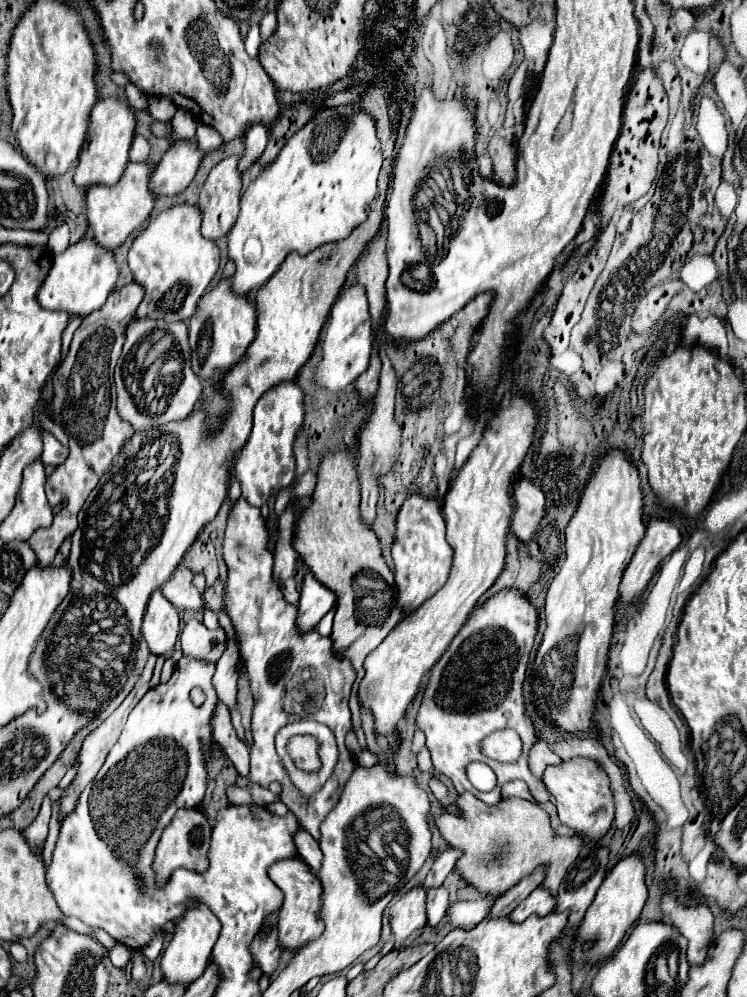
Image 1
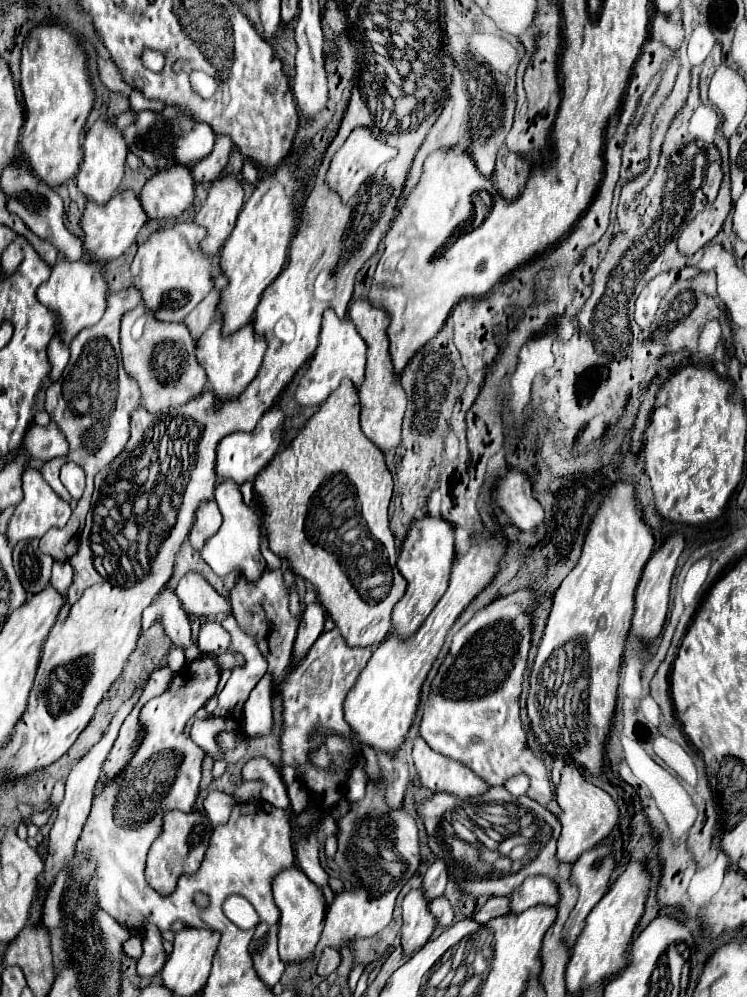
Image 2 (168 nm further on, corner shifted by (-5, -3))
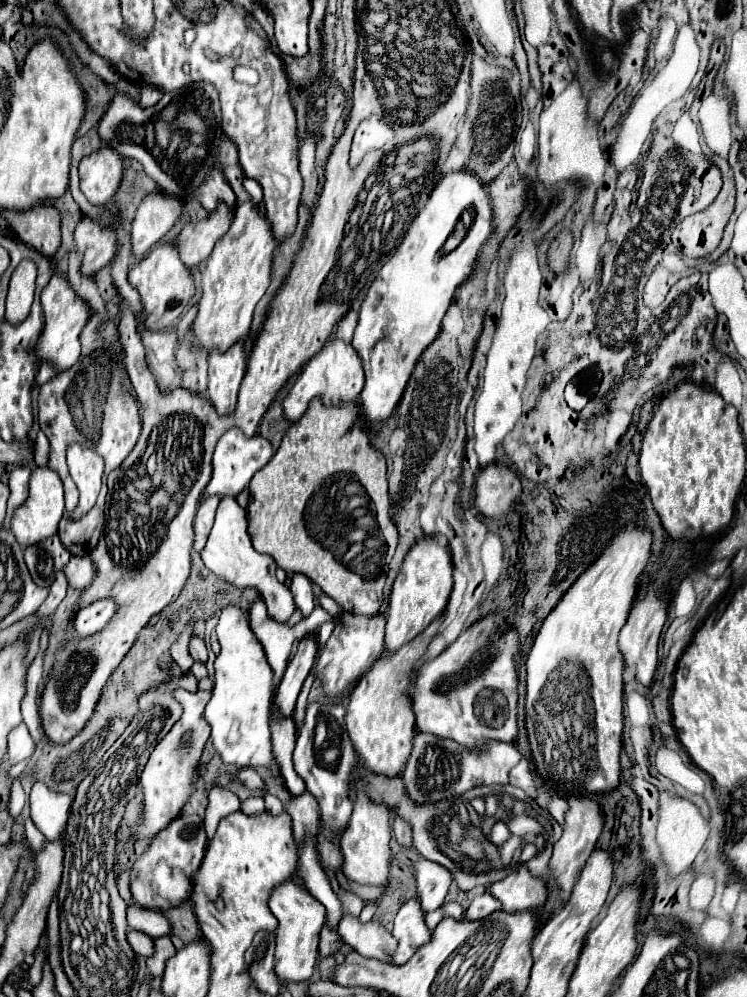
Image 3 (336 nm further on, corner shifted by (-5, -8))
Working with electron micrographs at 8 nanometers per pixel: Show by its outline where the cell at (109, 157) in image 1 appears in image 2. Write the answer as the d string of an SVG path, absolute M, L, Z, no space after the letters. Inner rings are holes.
M99 118L89 128L89 132L85 134L85 140L83 140L83 160L81 160L81 166L79 166L77 176L75 176L81 194L87 200L93 200L97 204L105 204L117 192L117 188L121 184L127 154L129 154L129 150L127 150L127 144L123 140L123 134L113 126L113 120Z

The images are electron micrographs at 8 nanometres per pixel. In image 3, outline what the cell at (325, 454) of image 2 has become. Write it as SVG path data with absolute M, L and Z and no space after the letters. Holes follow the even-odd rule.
M321 399L309 403L307 413L289 427L273 459L251 479L251 499L247 505L249 533L259 553L271 555L287 573L301 573L337 601L343 611L375 617L385 603L383 587L387 565L397 547L397 527L389 515L387 461L367 437L359 419L357 403L323 405Z

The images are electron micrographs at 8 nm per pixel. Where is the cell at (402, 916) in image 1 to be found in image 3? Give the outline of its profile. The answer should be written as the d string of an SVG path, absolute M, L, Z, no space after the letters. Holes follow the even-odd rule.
M411 899L399 909L395 917L393 937L399 943L393 957L395 965L405 965L415 955L415 951L431 939L431 931L425 927L425 913L419 899Z

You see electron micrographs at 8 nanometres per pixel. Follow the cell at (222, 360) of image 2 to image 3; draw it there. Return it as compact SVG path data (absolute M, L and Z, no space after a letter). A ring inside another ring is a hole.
M237 341L229 351L209 353L209 401L217 409L217 415L225 417L235 411L239 385L247 371L247 357L243 341Z

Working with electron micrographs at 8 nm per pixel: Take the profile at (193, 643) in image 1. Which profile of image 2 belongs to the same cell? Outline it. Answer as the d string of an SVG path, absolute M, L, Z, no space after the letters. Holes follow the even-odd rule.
M205 622L205 624L201 624L197 646L199 646L201 654L215 654L217 656L221 652L227 652L229 634L223 630L221 624Z

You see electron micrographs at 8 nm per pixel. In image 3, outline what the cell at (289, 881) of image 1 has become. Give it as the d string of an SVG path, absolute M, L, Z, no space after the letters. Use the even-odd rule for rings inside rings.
M293 879L277 885L269 899L269 909L277 917L277 949L275 949L275 971L281 981L307 981L317 963L319 931L325 925L325 907L305 887L297 887Z

